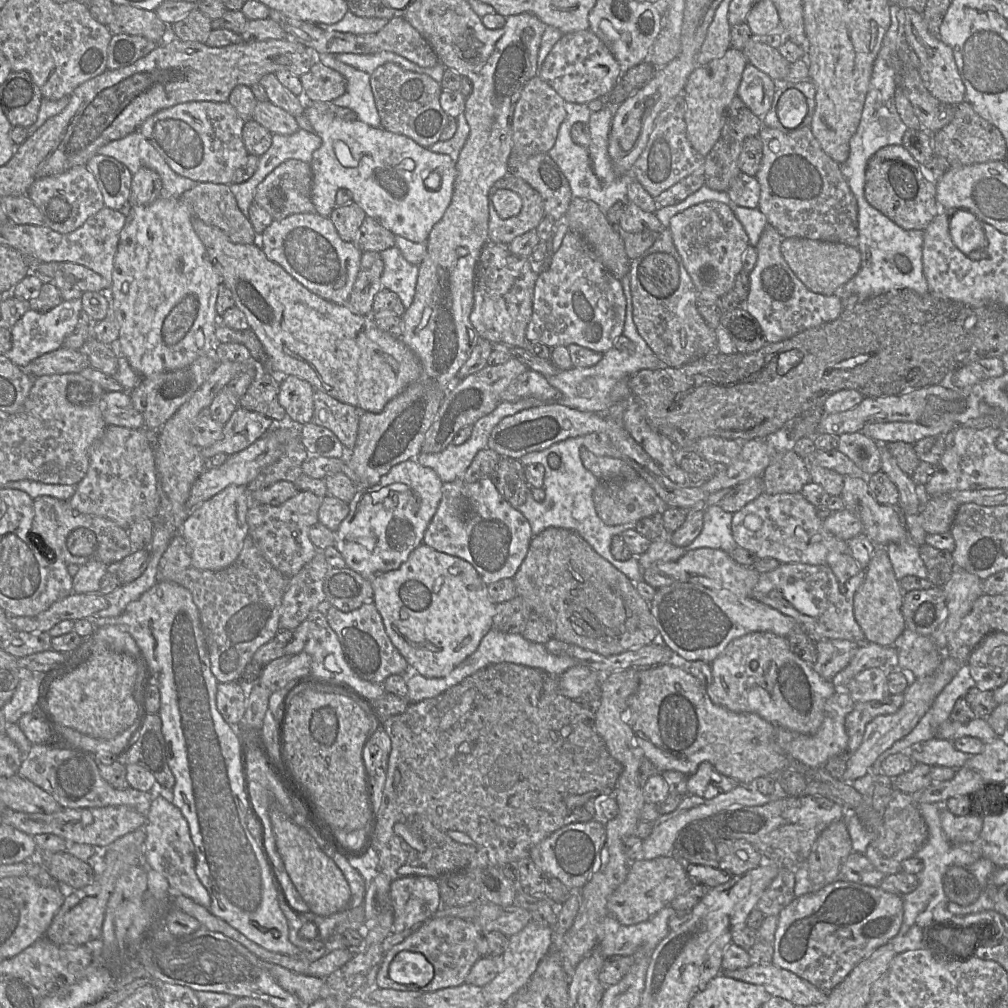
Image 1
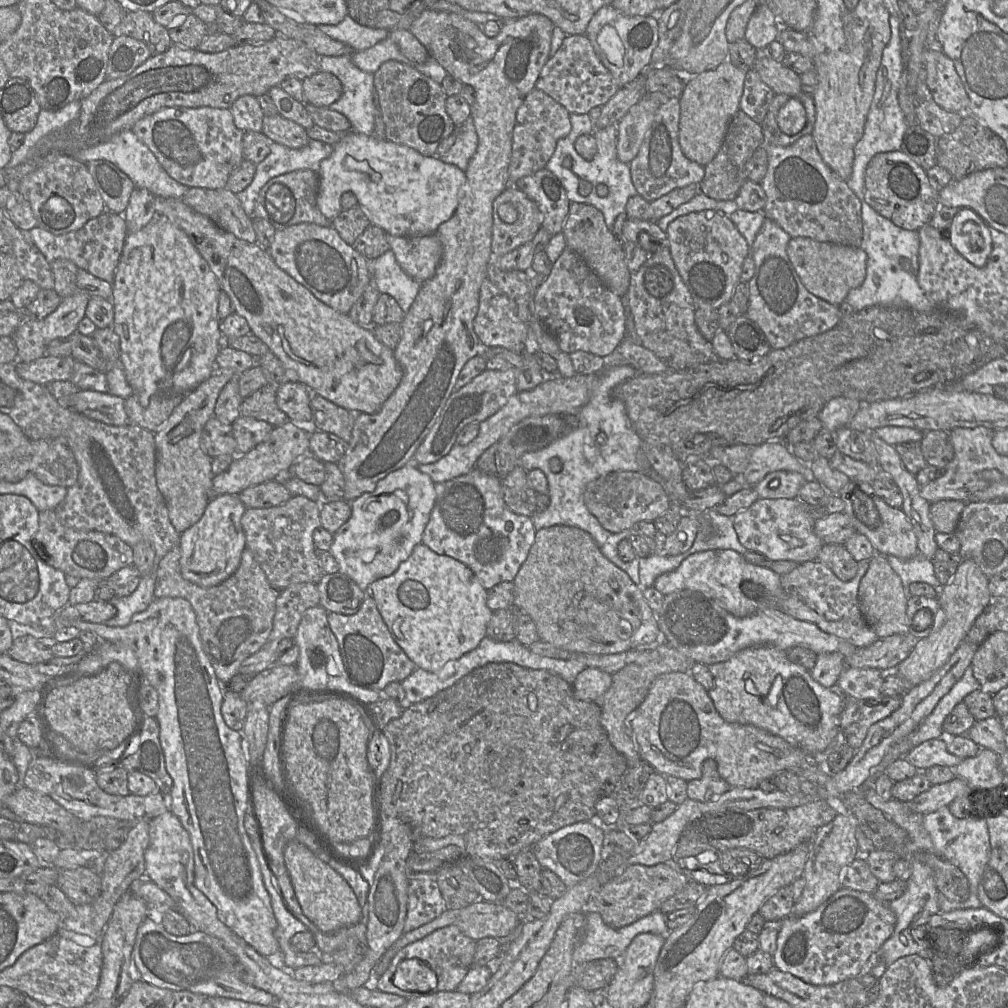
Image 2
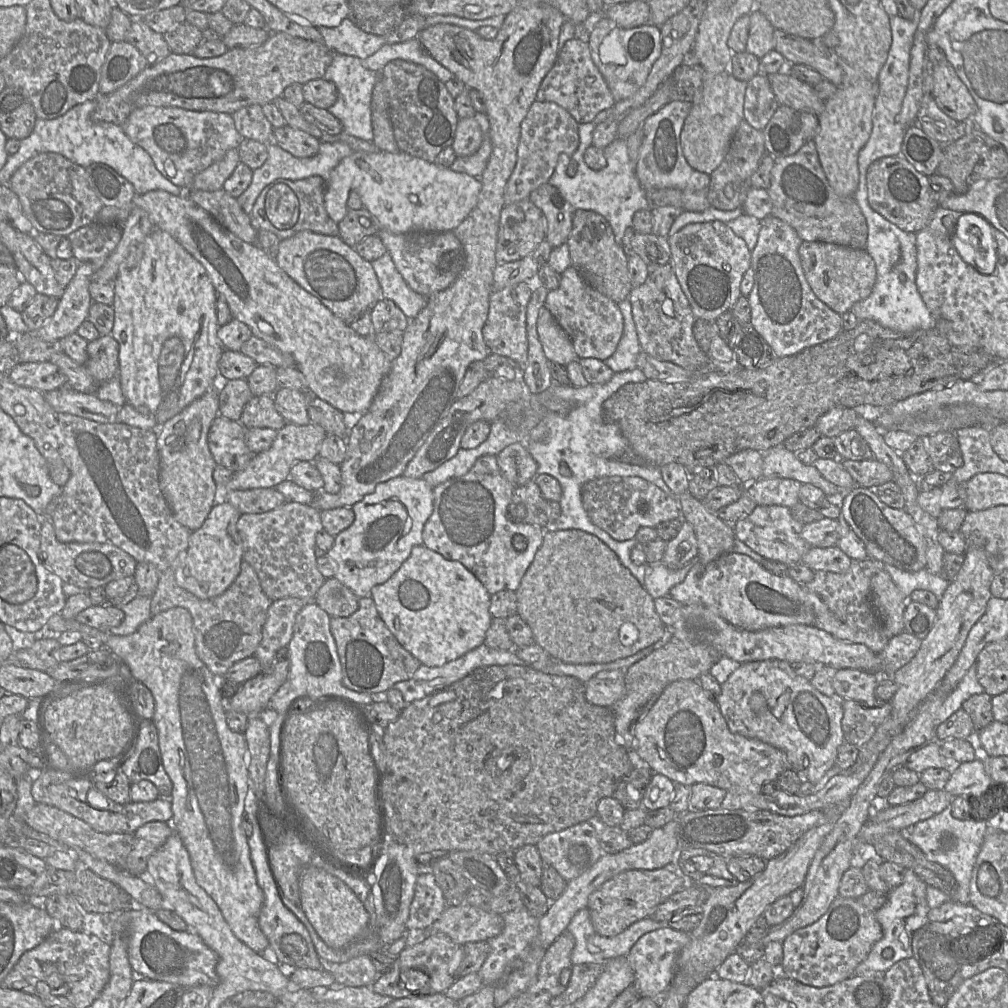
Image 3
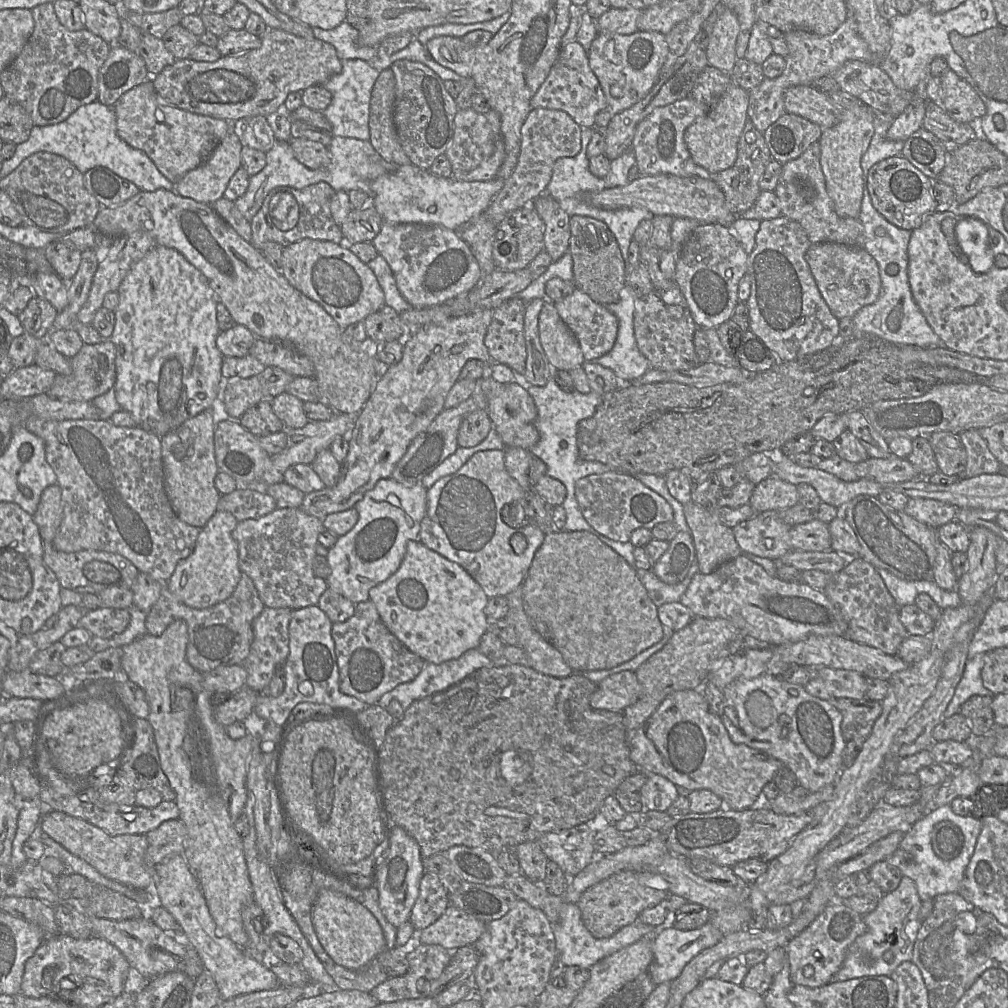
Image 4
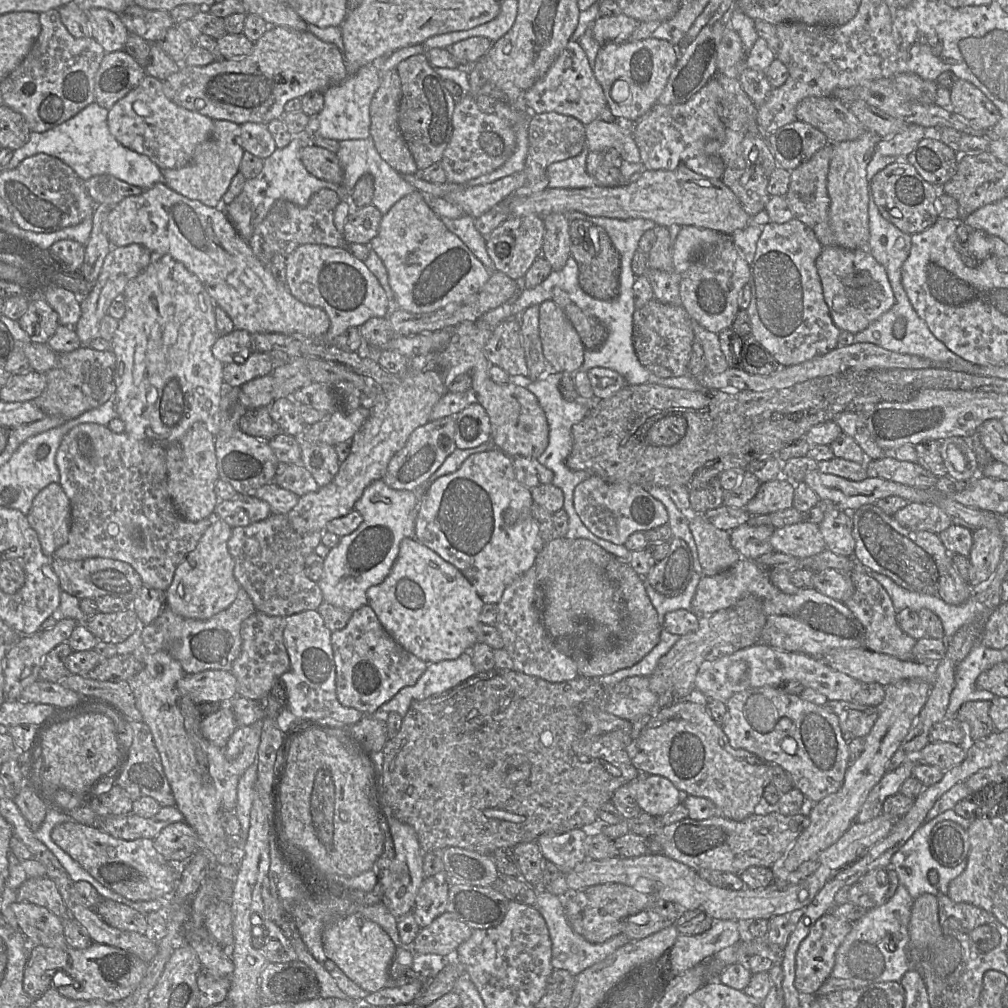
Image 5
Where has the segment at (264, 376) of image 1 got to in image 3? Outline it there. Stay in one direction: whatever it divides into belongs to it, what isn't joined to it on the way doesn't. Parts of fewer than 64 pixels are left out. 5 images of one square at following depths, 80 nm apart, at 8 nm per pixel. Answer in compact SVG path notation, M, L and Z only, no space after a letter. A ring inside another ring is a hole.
M273 395L252 397L244 406L241 418L242 425L248 428L272 428L280 430L287 423L276 410Z

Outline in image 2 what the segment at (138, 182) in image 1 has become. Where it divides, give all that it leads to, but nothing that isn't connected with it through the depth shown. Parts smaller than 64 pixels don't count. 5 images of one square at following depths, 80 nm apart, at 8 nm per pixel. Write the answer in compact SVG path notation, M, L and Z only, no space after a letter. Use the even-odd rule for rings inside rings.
M135 187L123 214L128 233L134 233L146 226L155 214L155 195L145 188Z

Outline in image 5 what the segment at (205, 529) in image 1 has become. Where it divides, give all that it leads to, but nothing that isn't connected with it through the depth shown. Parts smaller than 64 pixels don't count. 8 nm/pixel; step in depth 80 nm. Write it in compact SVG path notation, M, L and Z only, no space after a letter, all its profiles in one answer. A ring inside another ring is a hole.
M214 517L196 548L176 568L172 583L165 591L167 606L175 614L207 620L227 609L236 599L240 585L234 576L234 561L228 550L232 529L225 521Z

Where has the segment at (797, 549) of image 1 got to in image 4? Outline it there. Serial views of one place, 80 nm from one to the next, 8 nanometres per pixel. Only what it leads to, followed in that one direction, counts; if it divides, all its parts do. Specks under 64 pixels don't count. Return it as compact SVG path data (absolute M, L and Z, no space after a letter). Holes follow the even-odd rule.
M779 511L755 513L750 519L738 523L732 529L742 552L778 560L792 550L790 526L783 522Z

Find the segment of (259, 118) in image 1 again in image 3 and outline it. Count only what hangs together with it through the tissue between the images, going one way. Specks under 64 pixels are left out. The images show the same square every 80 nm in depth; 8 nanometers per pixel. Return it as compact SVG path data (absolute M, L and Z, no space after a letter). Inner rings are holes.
M273 127L273 142L297 158L309 158L318 153L321 141L308 133L291 127Z

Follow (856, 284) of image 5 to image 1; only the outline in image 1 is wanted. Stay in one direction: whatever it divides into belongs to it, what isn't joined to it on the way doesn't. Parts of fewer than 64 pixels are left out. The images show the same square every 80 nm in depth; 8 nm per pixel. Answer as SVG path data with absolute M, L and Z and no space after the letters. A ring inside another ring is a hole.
M784 238L781 253L802 283L812 292L822 295L839 294L842 286L853 278L861 266L858 248L843 244L801 238Z

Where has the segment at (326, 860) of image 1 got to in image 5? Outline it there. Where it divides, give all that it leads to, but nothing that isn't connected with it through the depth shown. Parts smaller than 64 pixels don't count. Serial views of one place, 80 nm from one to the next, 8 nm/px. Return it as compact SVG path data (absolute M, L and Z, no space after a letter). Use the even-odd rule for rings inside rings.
M349 915L330 924L323 933L322 942L327 958L332 960L351 981L369 994L385 987L399 987L414 982L413 977L390 978L389 967L393 962L397 947L377 923L360 915Z

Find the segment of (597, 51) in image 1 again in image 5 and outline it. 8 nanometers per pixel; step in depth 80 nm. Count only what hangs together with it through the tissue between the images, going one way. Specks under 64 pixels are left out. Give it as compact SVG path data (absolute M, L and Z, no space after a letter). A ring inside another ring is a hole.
M576 41L568 42L547 72L525 92L524 100L532 114L555 112L573 117L585 126L598 119L607 107L603 90Z

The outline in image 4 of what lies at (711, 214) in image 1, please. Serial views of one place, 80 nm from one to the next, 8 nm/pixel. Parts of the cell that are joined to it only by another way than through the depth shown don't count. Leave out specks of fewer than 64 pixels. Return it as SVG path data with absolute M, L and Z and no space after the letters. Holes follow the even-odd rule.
M698 225L685 239L675 259L675 282L683 294L696 325L717 328L730 320L739 302L739 284L747 274L749 255L725 225Z

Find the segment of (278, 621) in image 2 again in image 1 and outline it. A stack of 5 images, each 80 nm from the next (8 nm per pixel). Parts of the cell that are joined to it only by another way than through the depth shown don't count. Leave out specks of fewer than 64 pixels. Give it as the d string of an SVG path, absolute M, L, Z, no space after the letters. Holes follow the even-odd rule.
M318 550L314 558L290 578L282 598L280 629L294 632L312 611L326 605L324 580L331 567L323 551Z

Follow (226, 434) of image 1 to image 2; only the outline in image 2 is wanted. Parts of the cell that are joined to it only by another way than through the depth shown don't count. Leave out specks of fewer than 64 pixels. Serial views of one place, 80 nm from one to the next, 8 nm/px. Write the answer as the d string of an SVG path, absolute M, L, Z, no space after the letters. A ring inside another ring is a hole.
M240 415L232 424L237 442L236 454L245 454L263 442L273 430L265 421Z

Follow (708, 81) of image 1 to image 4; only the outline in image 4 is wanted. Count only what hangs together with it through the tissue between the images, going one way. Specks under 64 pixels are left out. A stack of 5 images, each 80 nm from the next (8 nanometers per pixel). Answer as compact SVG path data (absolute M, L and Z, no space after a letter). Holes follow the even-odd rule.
M734 83L717 99L705 116L698 118L685 130L684 141L693 161L712 175L730 168L735 163L737 159L738 142L745 124L749 119L747 113L748 103L748 91Z

